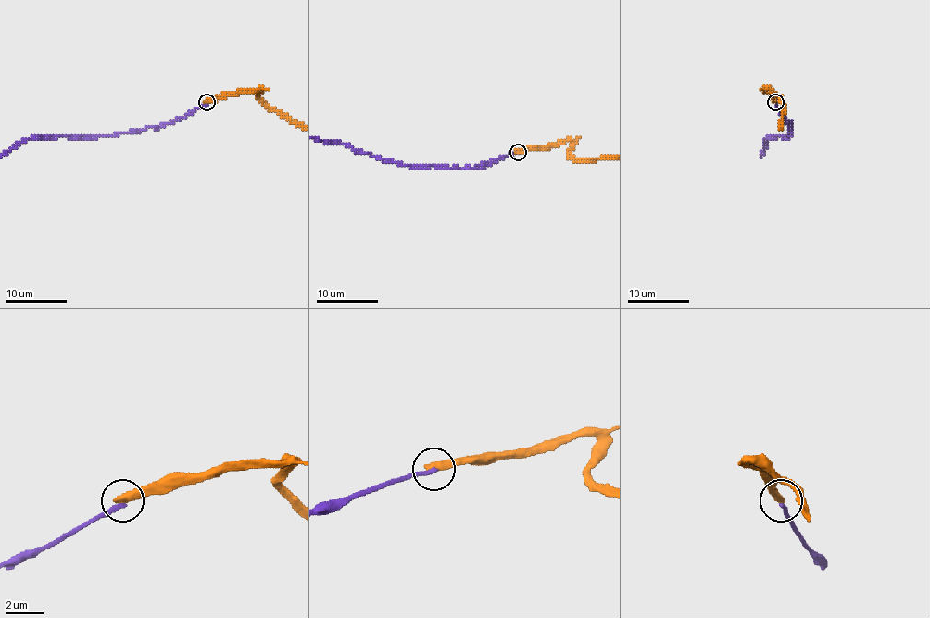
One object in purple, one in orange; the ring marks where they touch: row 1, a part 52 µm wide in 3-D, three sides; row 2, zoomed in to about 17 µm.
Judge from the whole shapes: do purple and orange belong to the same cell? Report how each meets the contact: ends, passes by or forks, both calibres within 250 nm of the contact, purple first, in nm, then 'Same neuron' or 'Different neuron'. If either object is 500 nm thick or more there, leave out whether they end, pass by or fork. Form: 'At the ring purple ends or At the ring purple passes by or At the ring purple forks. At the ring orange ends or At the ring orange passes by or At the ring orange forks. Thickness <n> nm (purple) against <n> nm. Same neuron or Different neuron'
At the ring purple ends. At the ring orange ends. Thickness 240 nm (purple) against 460 nm. Different neuron

